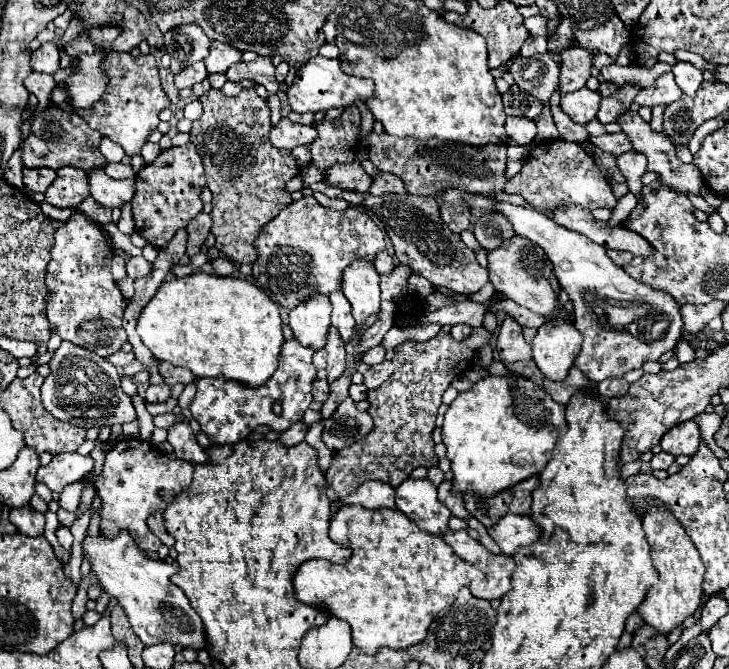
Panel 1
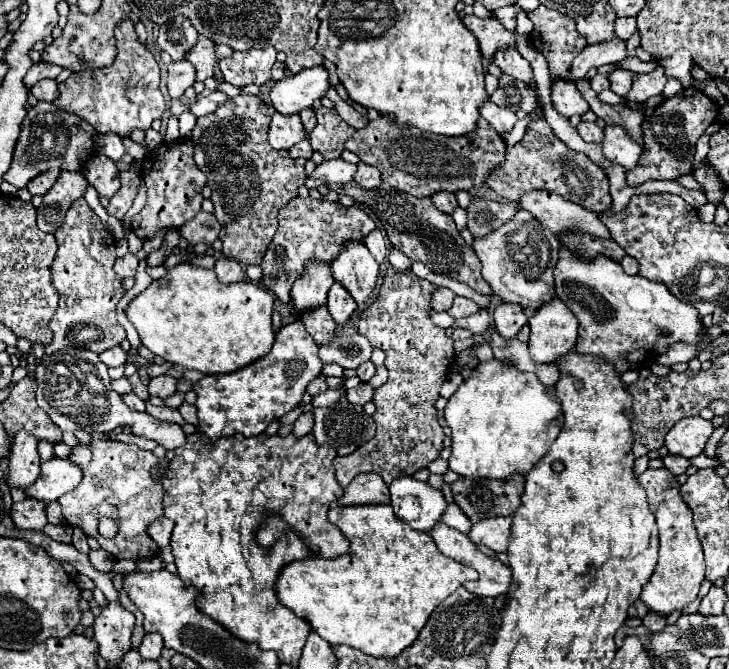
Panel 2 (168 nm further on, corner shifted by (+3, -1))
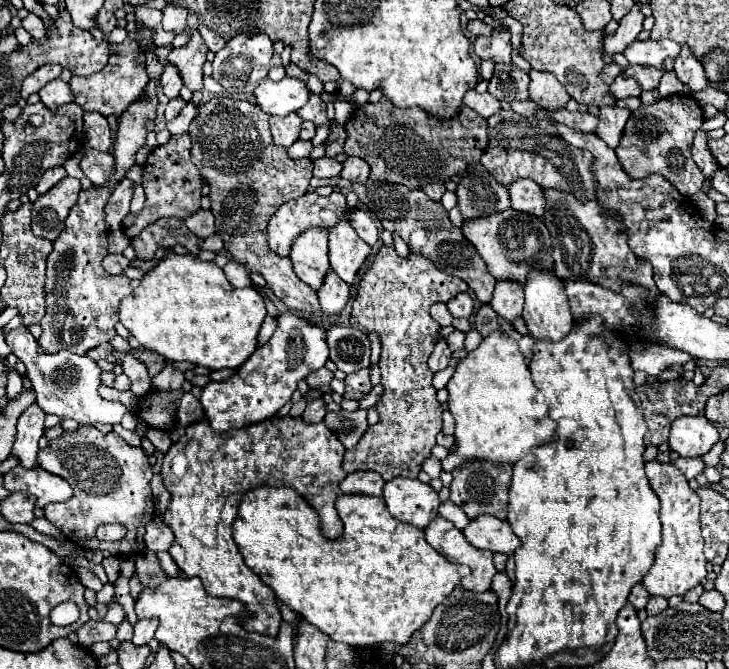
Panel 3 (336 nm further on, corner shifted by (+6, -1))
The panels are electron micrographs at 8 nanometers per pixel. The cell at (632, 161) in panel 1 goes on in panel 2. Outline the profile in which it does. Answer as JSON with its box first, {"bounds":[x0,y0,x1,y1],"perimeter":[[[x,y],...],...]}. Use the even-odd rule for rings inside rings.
{"bounds":[602,124,642,170],"perimeter":[[[606,124],[604,126],[604,138],[602,138],[602,150],[608,160],[622,164],[626,170],[634,168],[642,148],[636,140],[630,138],[630,134],[620,124]]]}

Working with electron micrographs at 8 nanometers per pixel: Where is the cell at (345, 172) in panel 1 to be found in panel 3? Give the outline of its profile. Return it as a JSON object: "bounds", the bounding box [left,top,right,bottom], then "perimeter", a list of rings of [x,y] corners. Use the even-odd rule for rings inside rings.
{"bounds":[313,158,341,178],"perimeter":[[[319,158],[313,162],[313,176],[317,178],[335,178],[341,174],[341,162],[335,158]]]}

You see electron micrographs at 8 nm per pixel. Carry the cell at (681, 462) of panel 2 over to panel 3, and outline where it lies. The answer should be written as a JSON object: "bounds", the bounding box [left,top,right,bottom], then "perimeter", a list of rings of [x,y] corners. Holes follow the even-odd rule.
{"bounds":[673,458,705,480],"perimeter":[[[677,458],[677,460],[673,460],[673,466],[677,466],[685,474],[687,480],[695,478],[699,472],[705,470],[701,458]]]}

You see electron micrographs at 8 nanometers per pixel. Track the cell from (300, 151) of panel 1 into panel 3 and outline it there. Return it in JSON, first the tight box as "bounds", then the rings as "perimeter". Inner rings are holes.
{"bounds":[289,140,313,158],"perimeter":[[[297,140],[297,142],[289,148],[289,156],[291,156],[291,158],[303,158],[303,156],[309,156],[311,150],[313,150],[311,142],[307,142],[307,140]]]}

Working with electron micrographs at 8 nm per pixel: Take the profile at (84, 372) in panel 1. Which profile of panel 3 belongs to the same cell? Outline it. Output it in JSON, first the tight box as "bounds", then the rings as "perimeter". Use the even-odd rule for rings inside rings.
{"bounds":[5,330,125,424],"perimeter":[[[13,330],[5,336],[5,342],[11,346],[11,352],[19,356],[27,366],[27,378],[33,384],[37,404],[45,414],[55,414],[59,420],[75,420],[79,424],[119,424],[125,408],[121,402],[109,402],[99,394],[101,386],[101,368],[89,356],[77,356],[69,350],[57,354],[37,354],[35,340],[27,330]]]}

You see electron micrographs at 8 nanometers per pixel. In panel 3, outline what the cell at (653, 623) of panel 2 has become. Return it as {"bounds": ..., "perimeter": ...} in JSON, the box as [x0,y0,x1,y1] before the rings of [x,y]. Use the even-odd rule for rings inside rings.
{"bounds":[647,596,667,616],"perimeter":[[[651,596],[649,598],[649,604],[647,604],[647,616],[655,616],[655,614],[659,614],[659,612],[663,612],[667,608],[667,600],[663,600],[663,598],[657,598],[657,596]]]}

